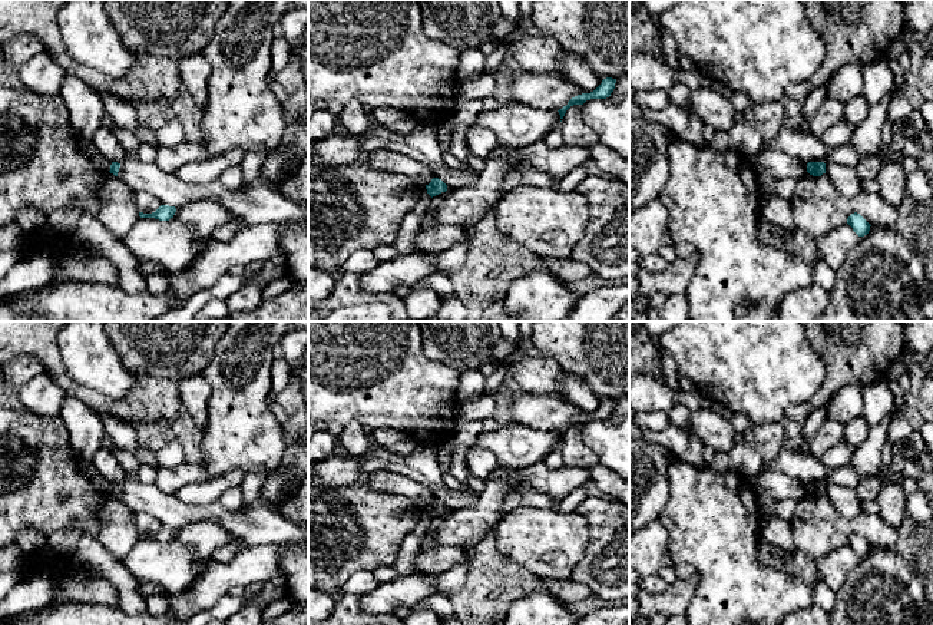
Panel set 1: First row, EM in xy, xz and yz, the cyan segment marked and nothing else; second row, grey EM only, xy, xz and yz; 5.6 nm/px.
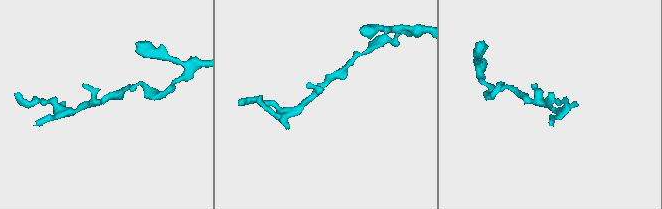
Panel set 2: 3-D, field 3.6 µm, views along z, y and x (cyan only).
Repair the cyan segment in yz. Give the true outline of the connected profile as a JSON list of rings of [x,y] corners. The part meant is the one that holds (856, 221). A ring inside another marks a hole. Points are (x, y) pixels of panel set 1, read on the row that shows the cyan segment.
[[[857,212],[851,214],[847,218],[847,224],[853,228],[853,231],[858,235],[858,237],[864,237],[869,234],[870,231],[870,224]]]

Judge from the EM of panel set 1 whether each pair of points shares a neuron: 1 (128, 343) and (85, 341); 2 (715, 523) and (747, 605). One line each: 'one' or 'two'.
1: two
2: one

